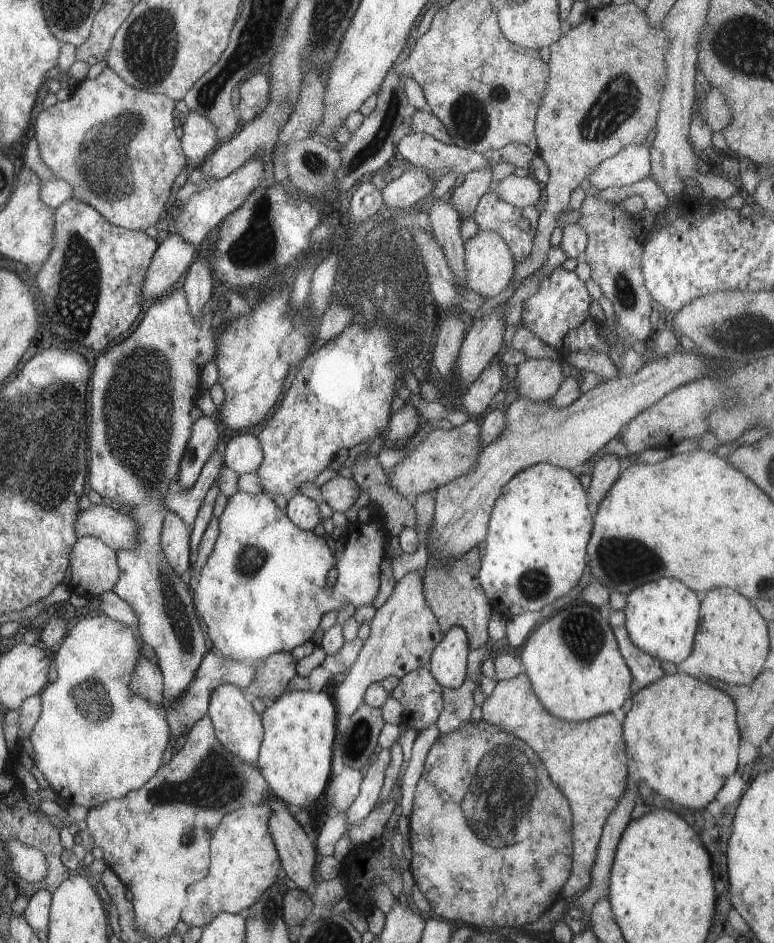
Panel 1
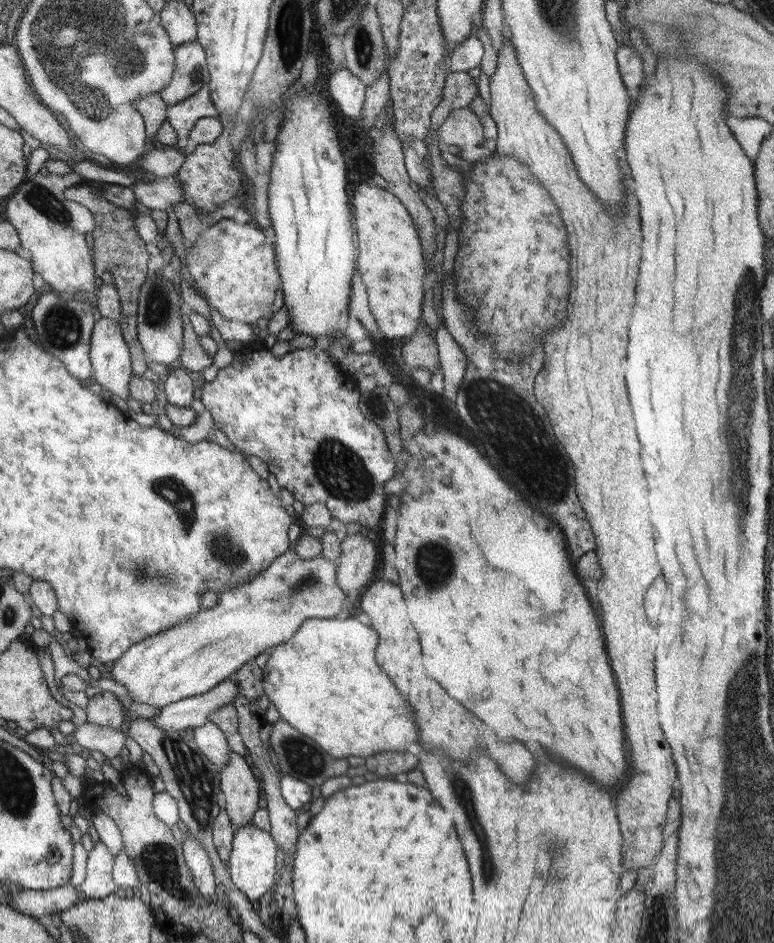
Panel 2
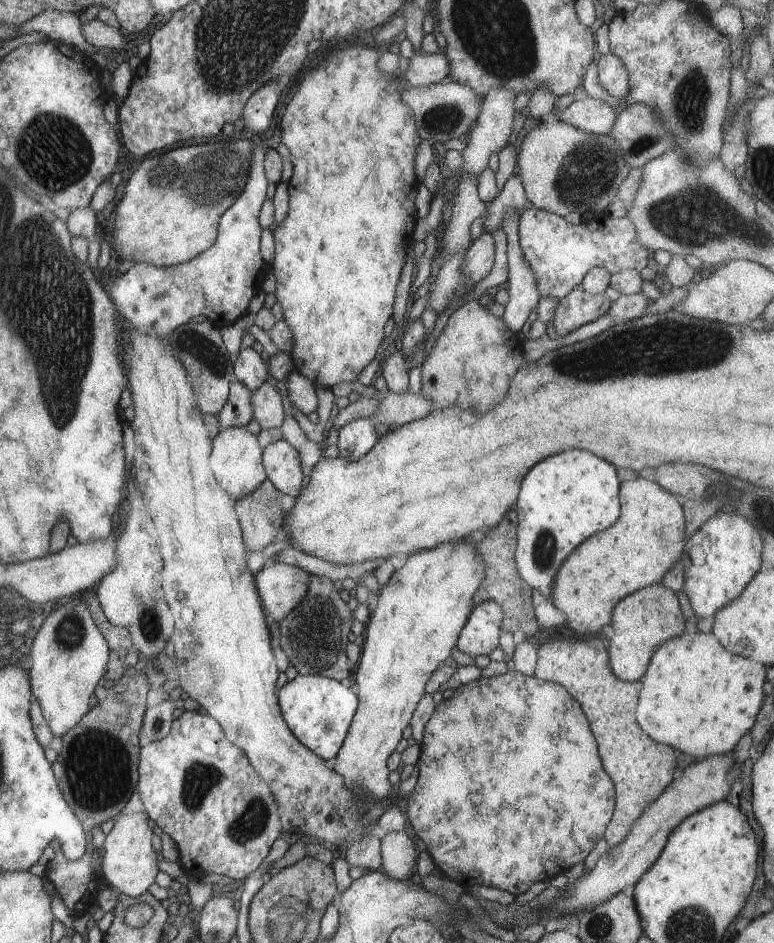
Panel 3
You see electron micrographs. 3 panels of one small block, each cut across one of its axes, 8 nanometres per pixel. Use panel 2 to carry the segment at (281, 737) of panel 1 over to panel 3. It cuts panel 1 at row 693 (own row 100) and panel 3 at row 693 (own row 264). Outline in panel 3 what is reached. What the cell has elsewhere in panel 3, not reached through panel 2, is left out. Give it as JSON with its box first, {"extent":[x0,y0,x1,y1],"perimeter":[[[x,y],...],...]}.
{"extent":[277,676,358,759],"perimeter":[[[295,676],[277,692],[277,702],[282,719],[292,735],[320,759],[333,758],[340,749],[358,705],[352,687],[345,687],[338,680],[315,676]]]}

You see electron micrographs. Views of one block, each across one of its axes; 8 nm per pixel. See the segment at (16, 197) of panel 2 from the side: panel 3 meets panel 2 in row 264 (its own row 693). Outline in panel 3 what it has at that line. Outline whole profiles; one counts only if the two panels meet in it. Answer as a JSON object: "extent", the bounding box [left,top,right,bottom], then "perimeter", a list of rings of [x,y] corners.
{"extent":[27,595,108,742],"perimeter":[[[77,595],[59,601],[40,625],[27,656],[30,664],[32,693],[35,695],[35,701],[39,703],[43,718],[47,721],[56,742],[57,738],[60,738],[67,729],[74,727],[89,710],[87,700],[94,693],[108,661],[107,641],[103,638],[102,632],[95,626],[83,600],[83,595]]]}

